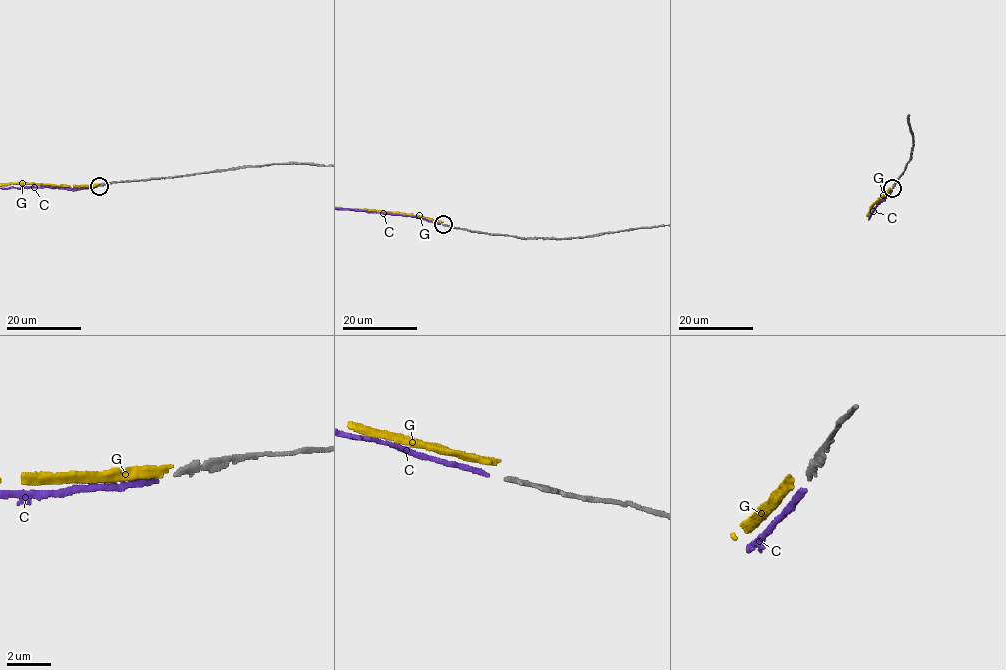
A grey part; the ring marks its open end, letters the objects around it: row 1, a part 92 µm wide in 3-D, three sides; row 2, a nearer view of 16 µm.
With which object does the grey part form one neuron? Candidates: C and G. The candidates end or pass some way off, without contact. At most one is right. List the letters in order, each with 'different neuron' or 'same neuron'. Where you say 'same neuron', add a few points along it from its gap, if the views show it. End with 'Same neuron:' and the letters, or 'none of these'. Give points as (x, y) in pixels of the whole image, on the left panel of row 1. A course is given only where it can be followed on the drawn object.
C: same neuron
G: different neuron
Same neuron: C

